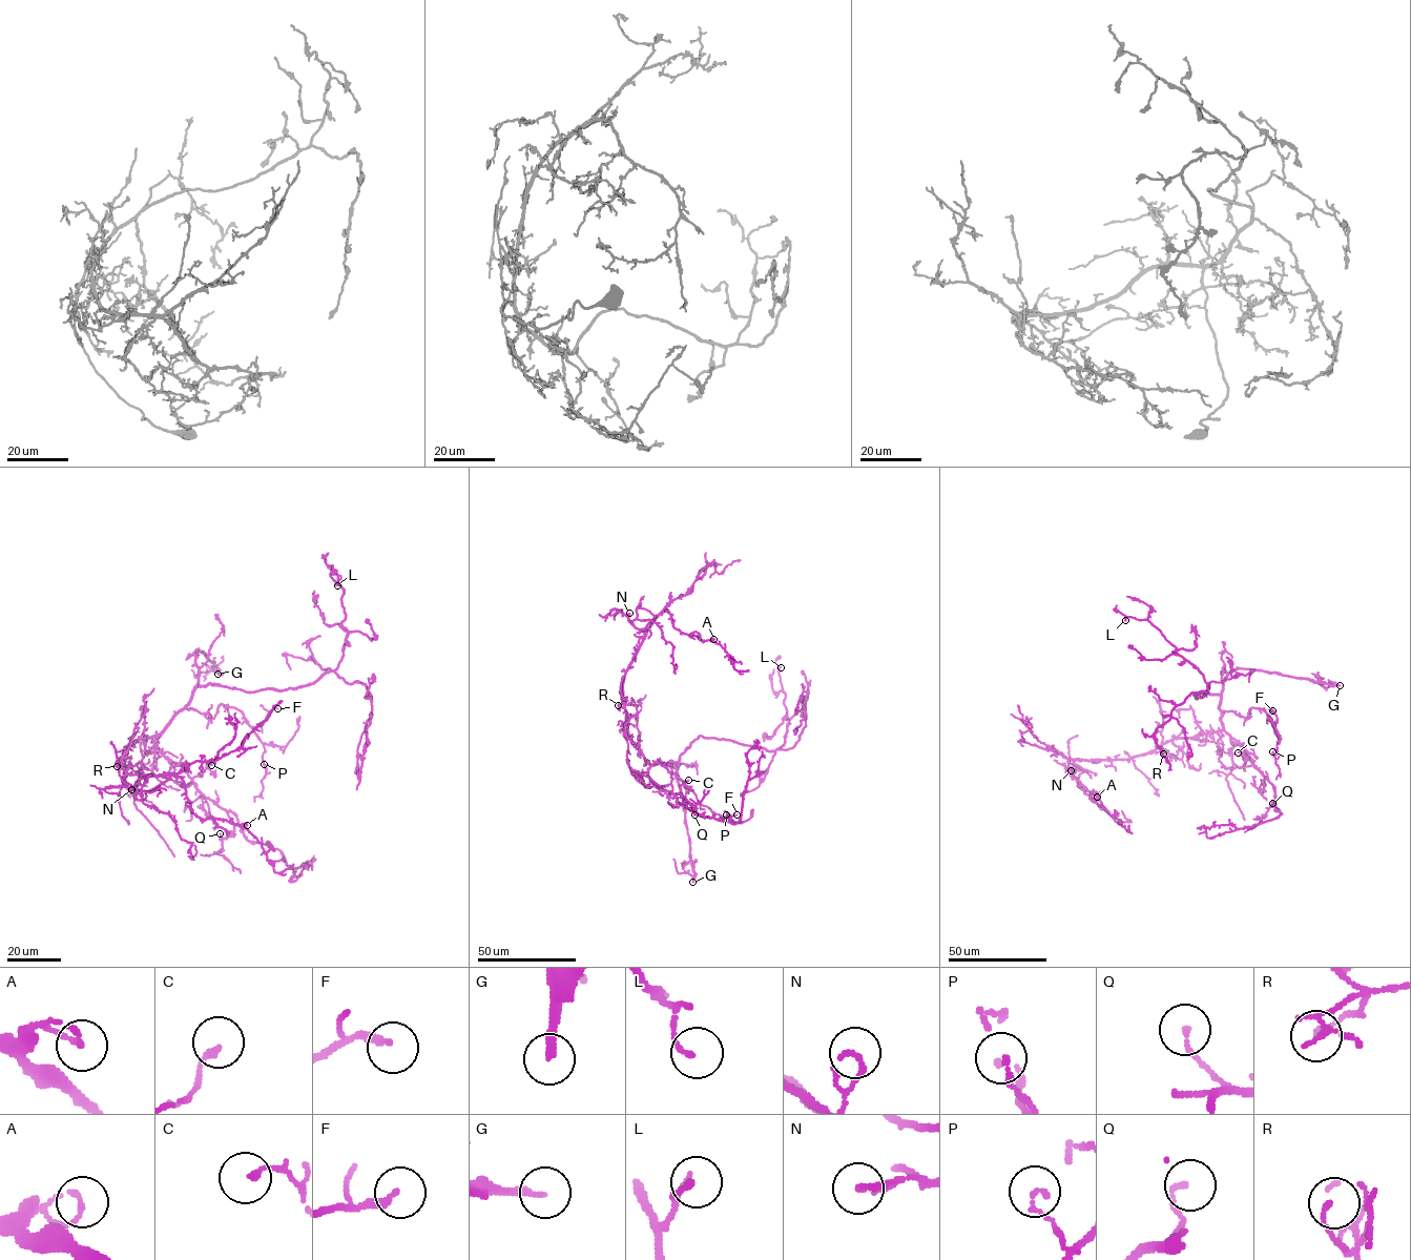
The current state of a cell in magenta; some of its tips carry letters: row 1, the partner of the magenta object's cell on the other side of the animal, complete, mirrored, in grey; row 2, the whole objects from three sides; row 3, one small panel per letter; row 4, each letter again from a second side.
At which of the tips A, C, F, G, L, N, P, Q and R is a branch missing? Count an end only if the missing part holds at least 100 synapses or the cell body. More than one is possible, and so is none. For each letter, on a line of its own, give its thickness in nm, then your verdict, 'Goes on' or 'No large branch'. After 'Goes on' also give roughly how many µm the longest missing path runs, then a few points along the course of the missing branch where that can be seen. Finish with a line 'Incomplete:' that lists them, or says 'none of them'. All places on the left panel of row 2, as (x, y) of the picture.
A: Thickness 110 nm. No large branch
C: Thickness 180 nm. No large branch
F: Thickness 220 nm. No large branch
G: Thickness 220 nm. Goes on. Missing length about 170 µm. Course of what is missing: (218, 674), (210, 690), (179, 707), (175, 740), (201, 763), (251, 765), (276, 756), (283, 730), (279, 732)
L: Thickness 130 nm. No large branch
N: Thickness 160 nm. No large branch
P: Thickness 150 nm. No large branch
Q: Thickness 140 nm. No large branch
R: Thickness 160 nm. No large branch
Incomplete: G

